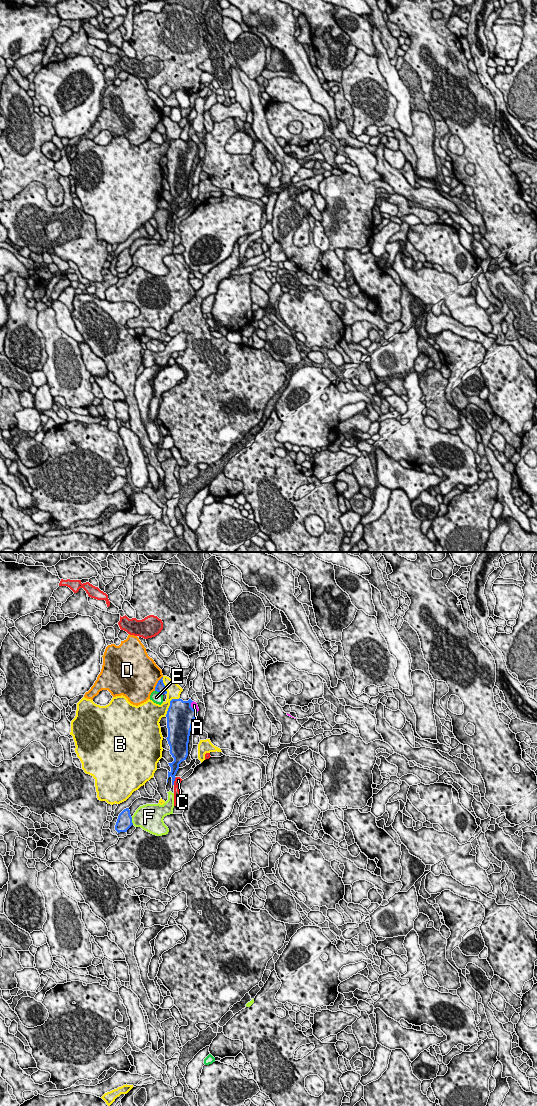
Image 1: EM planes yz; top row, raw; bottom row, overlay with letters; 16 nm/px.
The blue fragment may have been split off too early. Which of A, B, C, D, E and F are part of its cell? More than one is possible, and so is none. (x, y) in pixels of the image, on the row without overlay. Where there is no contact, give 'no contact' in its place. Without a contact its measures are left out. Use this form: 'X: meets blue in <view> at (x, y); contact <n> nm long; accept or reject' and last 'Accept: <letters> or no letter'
A: meets blue in yz at (191, 147); contact 200 nm long; accept
B: meets blue in yz at (170, 144); contact 380 nm long; reject
C: meets blue in yz at (174, 220); contact 140 nm long; reject
D: meets blue in yz at (157, 123); contact 280 nm long; reject
E: meets blue in yz at (159, 132); contact 150 nm long; reject
F: meets blue in yz at (131, 261); contact 130 nm long; reject
Accept: A

